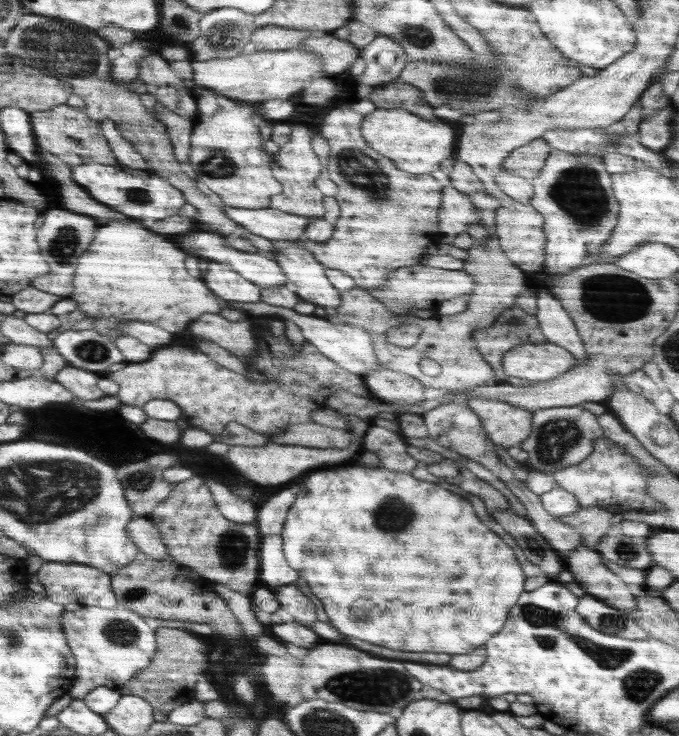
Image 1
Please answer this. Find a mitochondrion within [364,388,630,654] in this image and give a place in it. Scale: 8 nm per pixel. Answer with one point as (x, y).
(557, 437)

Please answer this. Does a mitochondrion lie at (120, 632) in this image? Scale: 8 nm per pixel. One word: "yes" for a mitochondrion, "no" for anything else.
yes

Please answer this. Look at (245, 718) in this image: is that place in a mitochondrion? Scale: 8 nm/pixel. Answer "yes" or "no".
no

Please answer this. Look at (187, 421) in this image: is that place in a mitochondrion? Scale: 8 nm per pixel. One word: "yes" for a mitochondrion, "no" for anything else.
no

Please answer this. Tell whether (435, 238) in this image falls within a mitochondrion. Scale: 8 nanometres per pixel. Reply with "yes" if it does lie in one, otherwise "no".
no

